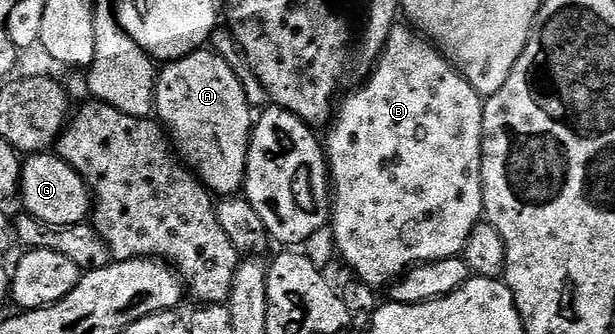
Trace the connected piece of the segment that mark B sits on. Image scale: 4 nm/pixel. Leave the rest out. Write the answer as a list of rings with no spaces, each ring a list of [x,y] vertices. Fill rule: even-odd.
[[[395,26],[388,34],[382,55],[378,57],[364,86],[353,89],[337,105],[336,115],[329,125],[330,133],[324,136],[326,160],[332,181],[332,228],[334,244],[342,255],[342,260],[370,288],[382,288],[394,283],[402,273],[417,264],[436,262],[444,258],[461,256],[466,249],[468,234],[483,219],[482,210],[482,106],[483,97],[463,78],[458,69],[442,55],[441,51],[427,37],[413,27]]]

